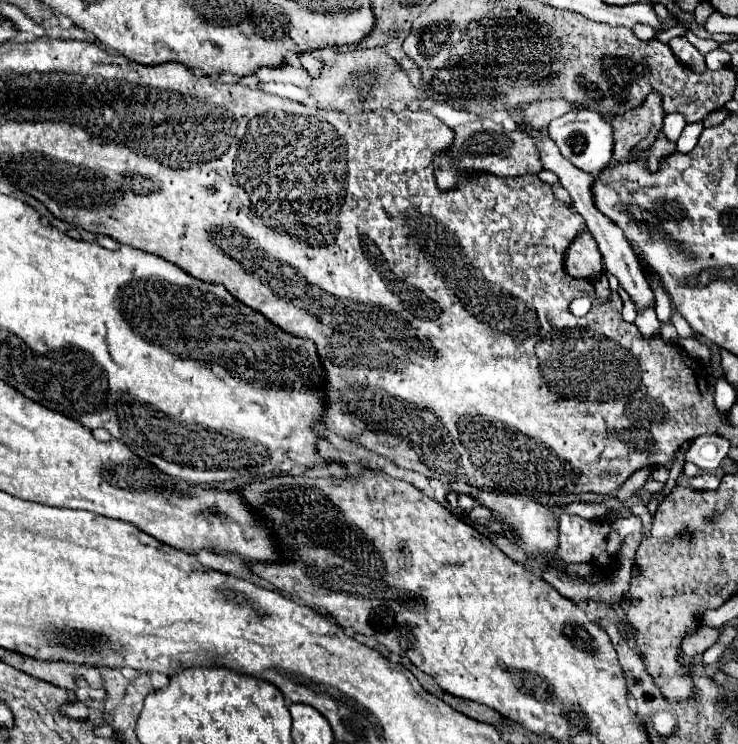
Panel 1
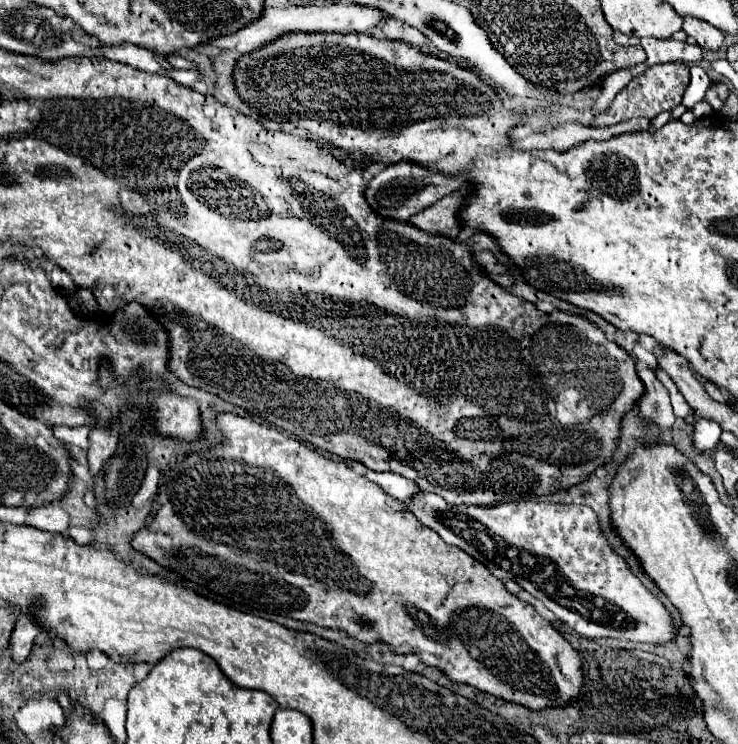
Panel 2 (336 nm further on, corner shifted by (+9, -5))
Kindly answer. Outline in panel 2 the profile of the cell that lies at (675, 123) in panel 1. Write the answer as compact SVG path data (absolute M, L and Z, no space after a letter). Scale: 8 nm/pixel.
M691 66L691 82L683 94L683 104L687 108L693 108L699 100L703 100L707 88L709 88L709 76L701 66Z

